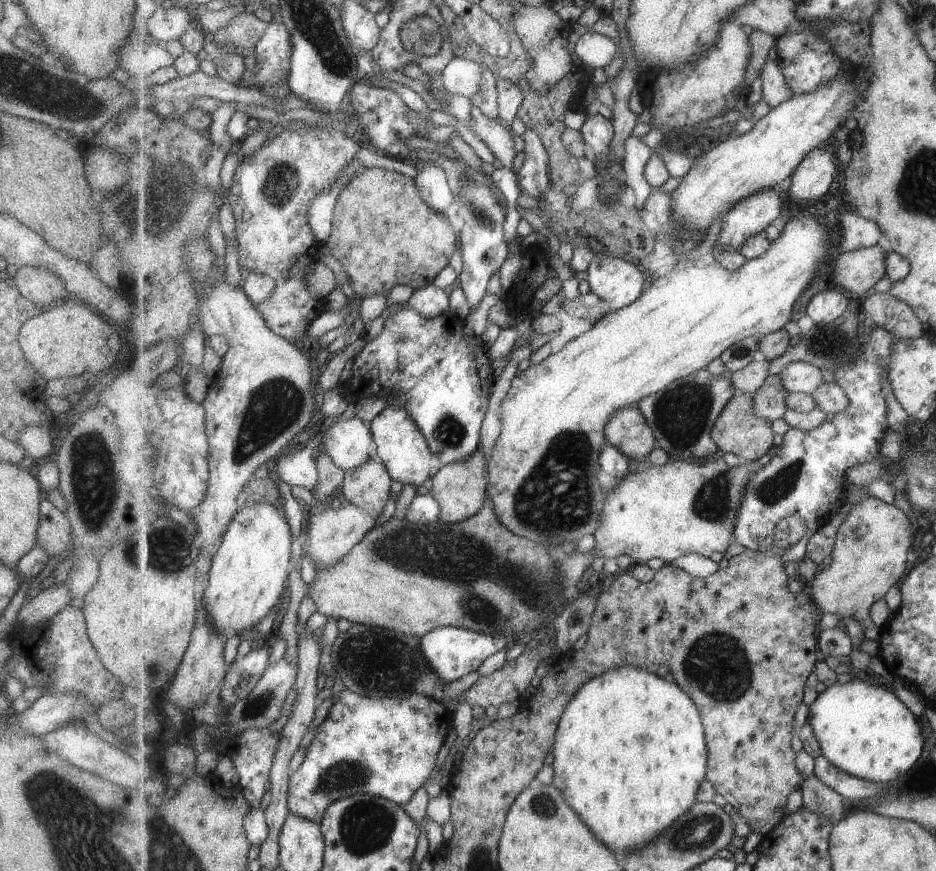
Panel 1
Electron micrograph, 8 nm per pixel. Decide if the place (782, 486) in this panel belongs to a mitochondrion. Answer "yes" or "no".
yes

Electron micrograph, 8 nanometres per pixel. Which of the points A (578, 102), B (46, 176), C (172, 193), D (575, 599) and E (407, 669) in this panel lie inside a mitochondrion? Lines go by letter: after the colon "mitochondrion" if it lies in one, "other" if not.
A: other
B: other
C: mitochondrion
D: other
E: mitochondrion

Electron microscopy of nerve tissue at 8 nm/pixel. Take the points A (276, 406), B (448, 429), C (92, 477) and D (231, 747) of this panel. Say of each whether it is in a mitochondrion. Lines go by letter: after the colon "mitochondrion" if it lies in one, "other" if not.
A: mitochondrion
B: mitochondrion
C: mitochondrion
D: other

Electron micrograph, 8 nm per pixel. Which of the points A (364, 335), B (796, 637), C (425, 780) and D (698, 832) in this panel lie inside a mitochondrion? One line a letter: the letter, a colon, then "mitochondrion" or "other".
A: other
B: other
C: other
D: mitochondrion

